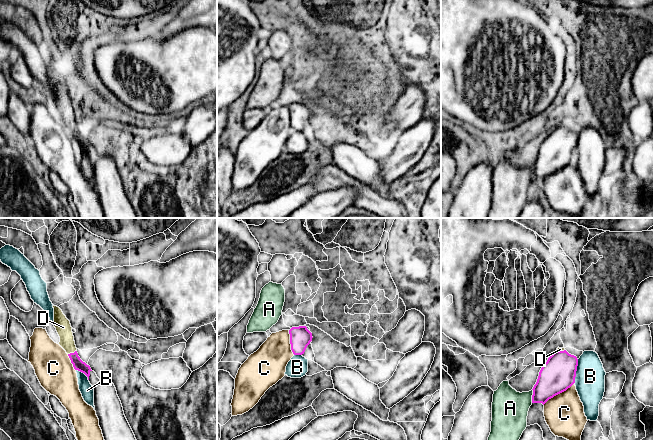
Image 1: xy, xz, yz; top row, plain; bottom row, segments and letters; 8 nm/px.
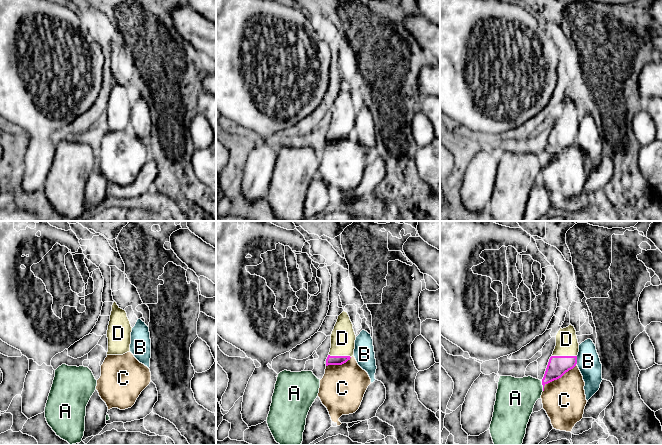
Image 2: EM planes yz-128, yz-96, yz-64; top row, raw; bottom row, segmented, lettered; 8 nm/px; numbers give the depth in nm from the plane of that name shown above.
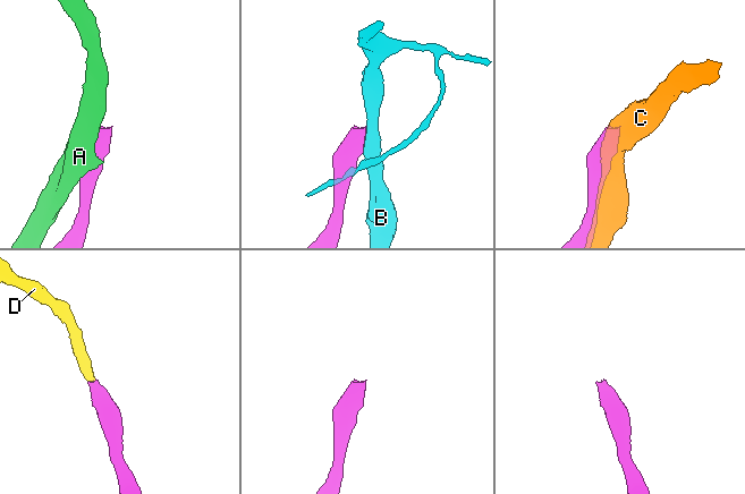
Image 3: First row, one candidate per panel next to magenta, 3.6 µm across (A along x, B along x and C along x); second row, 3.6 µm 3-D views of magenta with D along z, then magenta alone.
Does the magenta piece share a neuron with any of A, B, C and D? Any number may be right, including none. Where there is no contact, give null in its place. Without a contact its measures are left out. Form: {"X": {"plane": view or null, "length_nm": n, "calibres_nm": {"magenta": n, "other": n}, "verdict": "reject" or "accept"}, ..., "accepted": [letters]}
{"A": {"plane": "yz", "length_nm": 110, "calibres_nm": {"magenta": 280, "other": 300}, "verdict": "reject"}, "B": {"plane": "yz", "length_nm": 190, "calibres_nm": {"magenta": 280, "other": 240}, "verdict": "reject"}, "C": {"plane": "yz", "length_nm": 320, "calibres_nm": {"magenta": 280, "other": 320}, "verdict": "reject"}, "D": {"plane": "xy", "length_nm": 80, "calibres_nm": {"magenta": 90, "other": 130}, "verdict": "accept"}, "accepted": ["D"]}

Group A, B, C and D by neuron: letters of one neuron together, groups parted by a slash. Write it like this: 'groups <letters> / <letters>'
groups A / B / C / D

